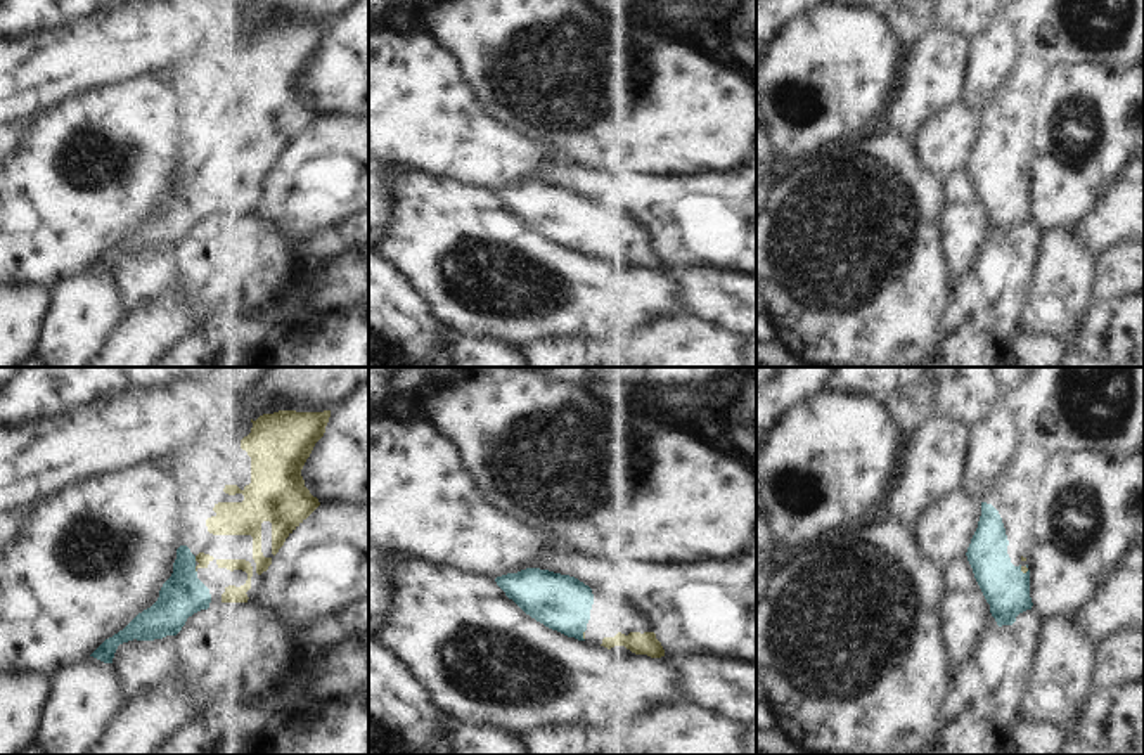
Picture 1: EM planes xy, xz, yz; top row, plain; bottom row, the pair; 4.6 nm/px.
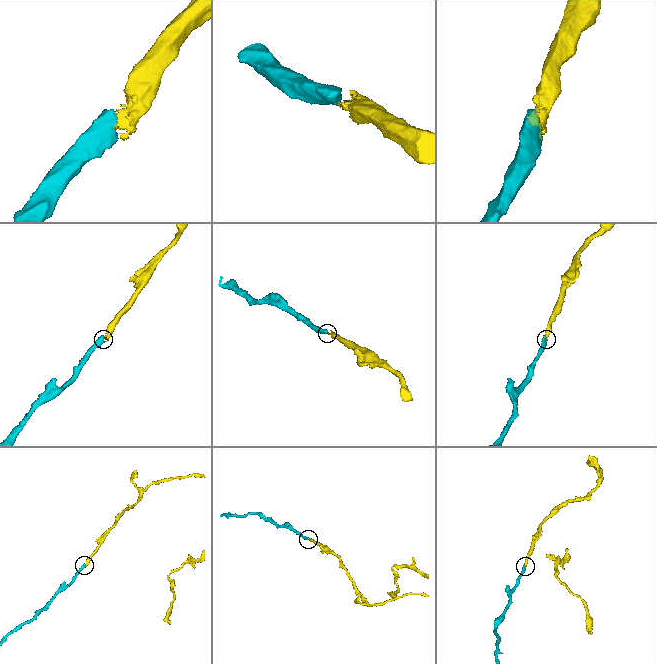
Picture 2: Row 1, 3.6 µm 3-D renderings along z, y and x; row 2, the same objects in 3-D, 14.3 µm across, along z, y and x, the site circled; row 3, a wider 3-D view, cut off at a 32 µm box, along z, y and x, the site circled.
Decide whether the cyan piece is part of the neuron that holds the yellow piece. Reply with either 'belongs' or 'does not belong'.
belongs

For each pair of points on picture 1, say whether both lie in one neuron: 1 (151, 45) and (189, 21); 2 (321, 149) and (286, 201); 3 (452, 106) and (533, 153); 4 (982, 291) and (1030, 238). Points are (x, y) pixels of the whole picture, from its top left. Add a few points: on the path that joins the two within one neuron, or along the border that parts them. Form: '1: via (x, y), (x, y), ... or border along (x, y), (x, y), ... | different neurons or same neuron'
1: via (160, 37), (180, 26) | same neuron
2: via (321, 161), (321, 167), (298, 189) | same neuron
3: via (473, 127), (499, 153), (513, 153) | same neuron
4: via (996, 277), (1020, 251) | same neuron

